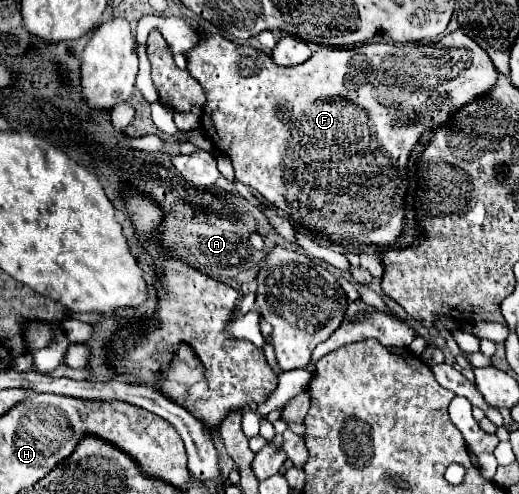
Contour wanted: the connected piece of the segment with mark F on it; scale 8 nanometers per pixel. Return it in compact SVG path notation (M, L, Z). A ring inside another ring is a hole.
M199 30L199 44L185 52L187 56L187 70L193 78L199 80L199 84L205 90L205 114L209 116L209 126L215 130L215 146L221 150L221 154L231 158L231 164L235 168L235 178L241 184L247 184L255 188L267 202L271 202L275 208L283 210L293 222L309 228L315 236L337 242L341 246L381 246L391 248L393 242L401 236L403 222L405 222L405 186L401 168L405 168L405 162L409 158L409 152L417 144L421 134L431 134L433 128L441 126L449 120L451 112L459 110L467 102L479 98L485 90L493 88L497 82L497 70L483 48L479 48L465 32L455 30L435 42L425 44L361 44L353 48L323 48L317 50L307 62L299 66L277 66L271 62L271 56L255 50L251 46L239 46L235 42L229 42L217 32L203 32Z

